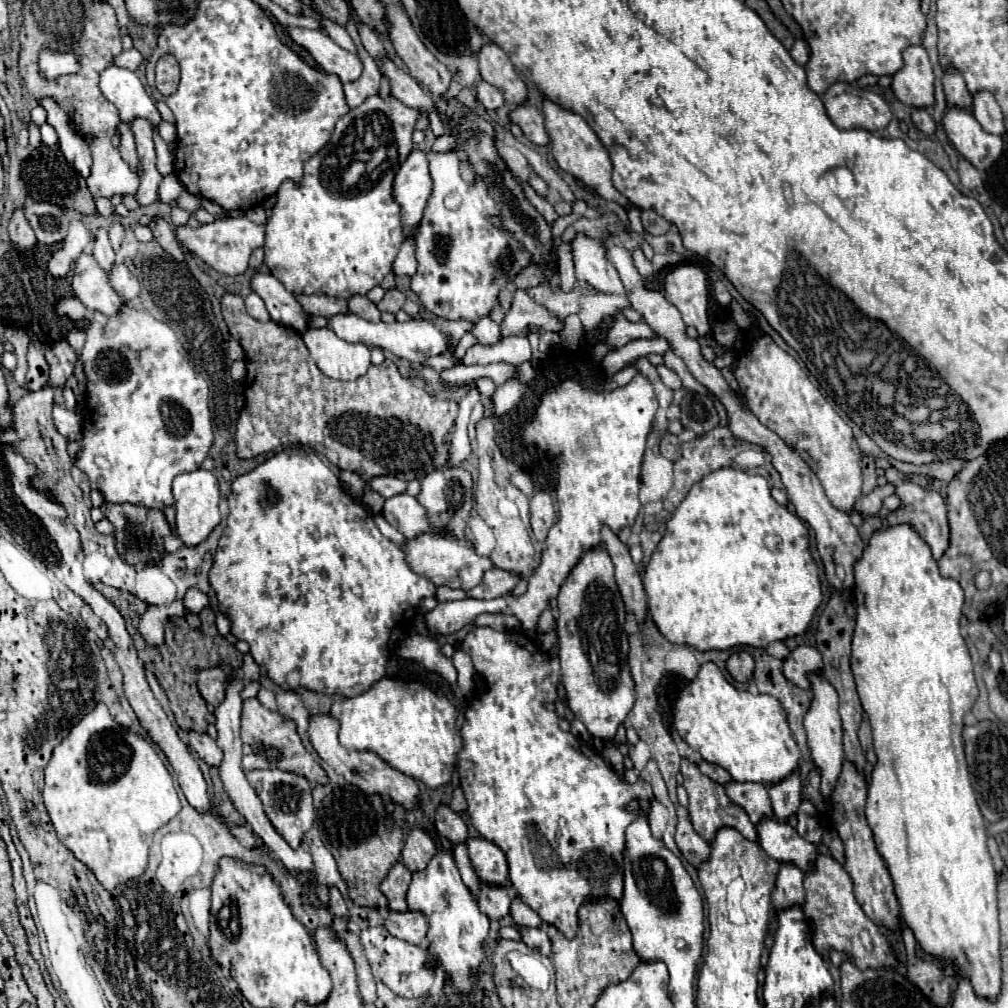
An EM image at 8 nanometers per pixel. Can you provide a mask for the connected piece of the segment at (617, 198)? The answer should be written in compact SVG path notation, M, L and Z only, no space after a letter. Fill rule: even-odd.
M547 98L543 100L543 116L545 116L547 134L551 138L553 156L557 160L557 164L561 166L561 170L565 170L565 172L573 174L575 178L579 178L583 184L587 184L589 188L593 188L601 198L605 198L607 201L619 202L622 207L627 208L630 228L637 237L645 256L649 260L652 260L654 251L643 239L644 228L640 219L640 210L631 203L625 203L627 202L625 196L613 186L613 182L611 182L611 170L613 170L611 158L609 158L607 150L603 148L603 144L599 142L597 134L589 128L589 124L579 114L575 114L571 110L565 110L561 104L555 104L555 102L547 100Z

